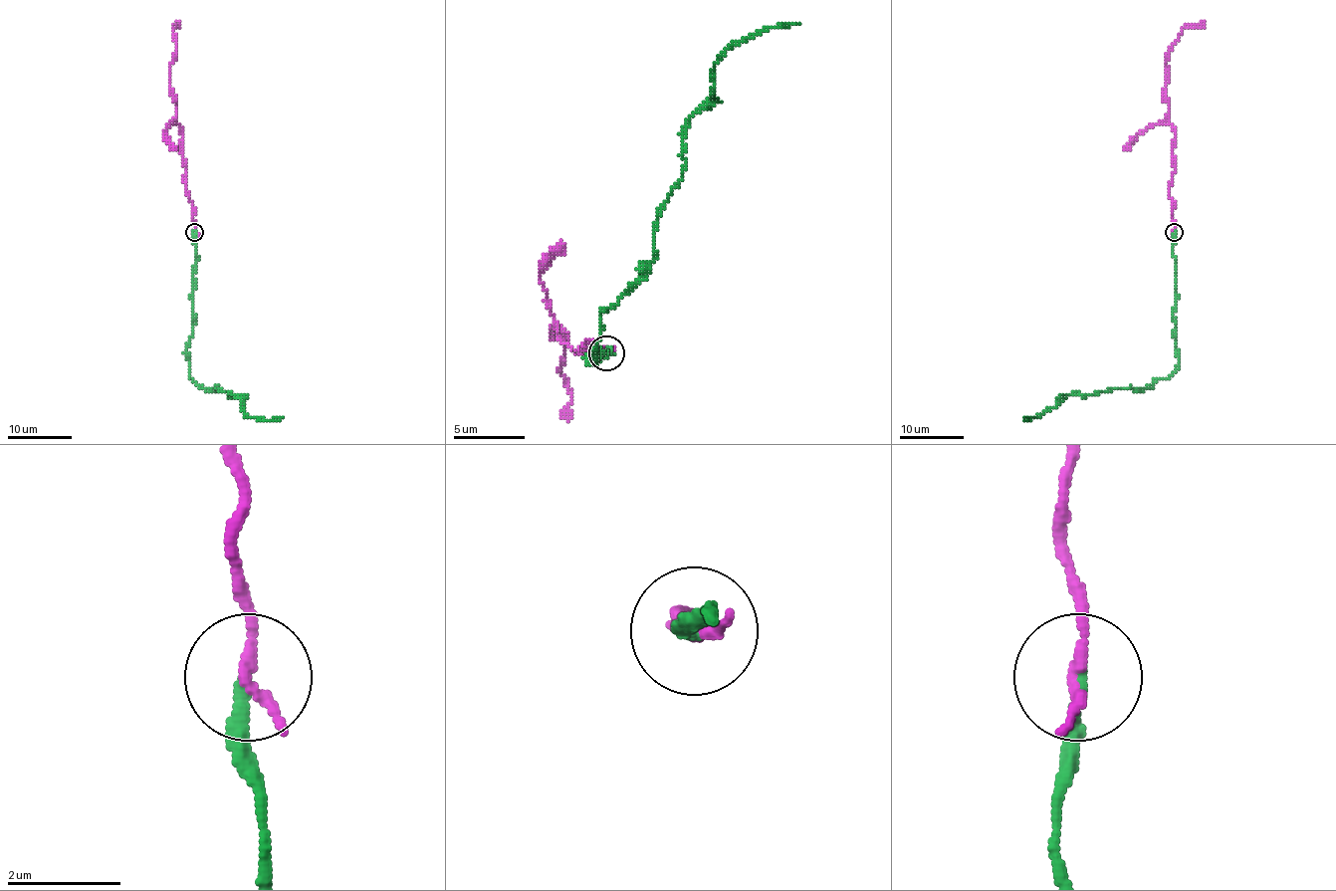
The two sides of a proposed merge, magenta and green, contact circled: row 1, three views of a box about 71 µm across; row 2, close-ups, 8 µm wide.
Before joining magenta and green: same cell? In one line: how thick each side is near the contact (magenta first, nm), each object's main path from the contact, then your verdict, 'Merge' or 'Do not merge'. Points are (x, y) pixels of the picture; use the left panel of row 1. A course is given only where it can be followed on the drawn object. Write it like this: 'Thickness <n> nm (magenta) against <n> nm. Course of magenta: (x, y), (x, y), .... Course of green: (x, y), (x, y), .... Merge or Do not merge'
Thickness 240 nm (magenta) against 240 nm. Course of magenta: (195, 231), (183, 176), (182, 128), (175, 121), (170, 88), (175, 22). Course of green: (195, 231), (190, 376), (204, 389), (232, 393), (245, 413), (282, 418). Merge

